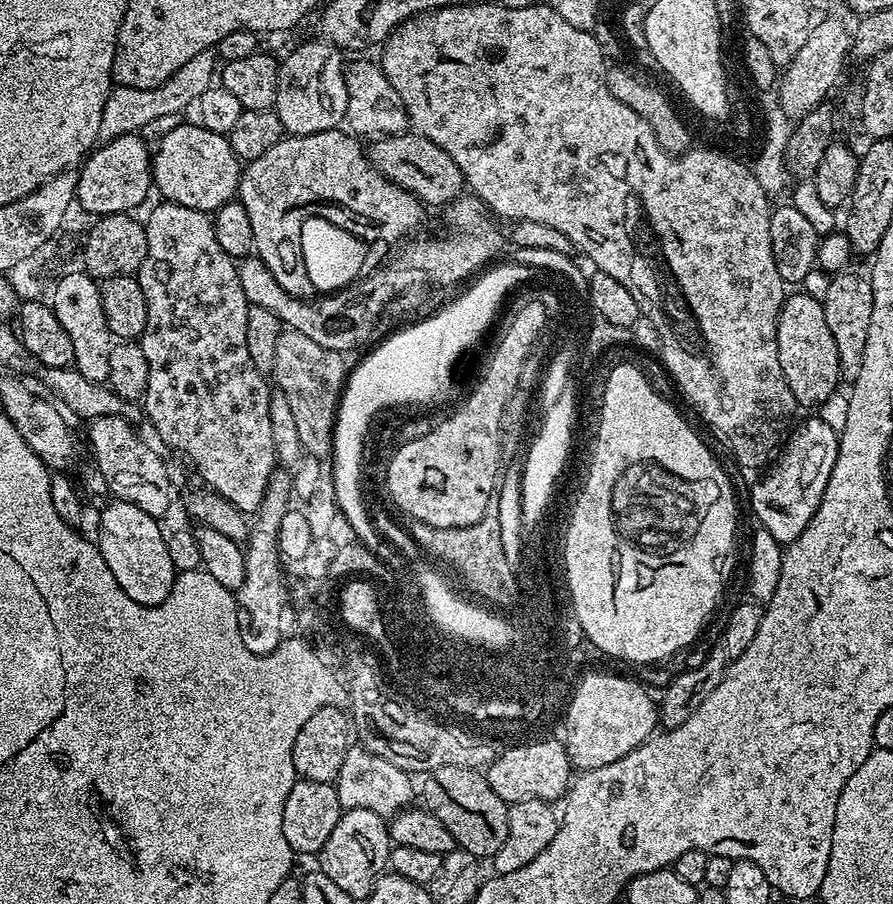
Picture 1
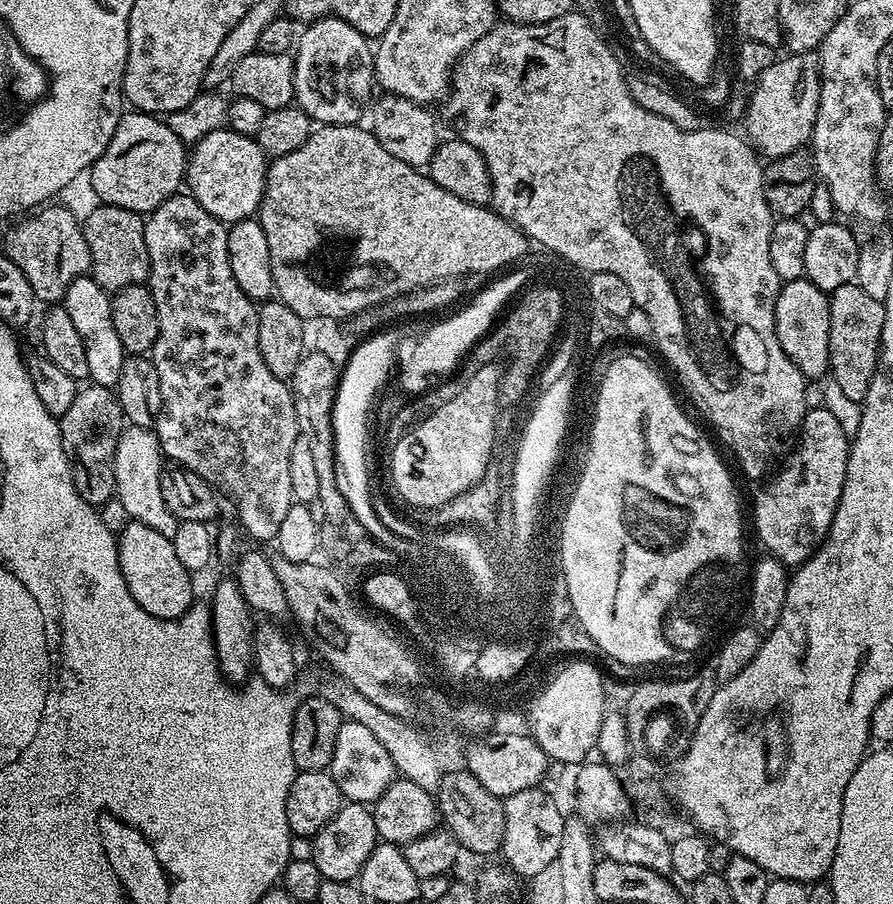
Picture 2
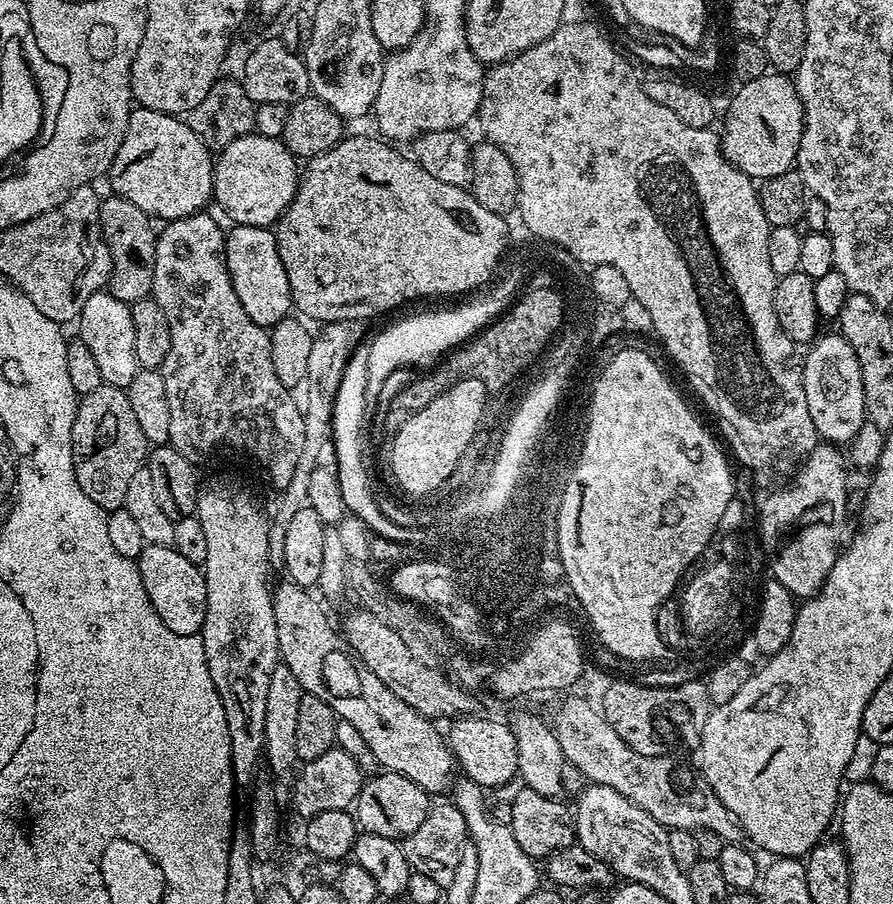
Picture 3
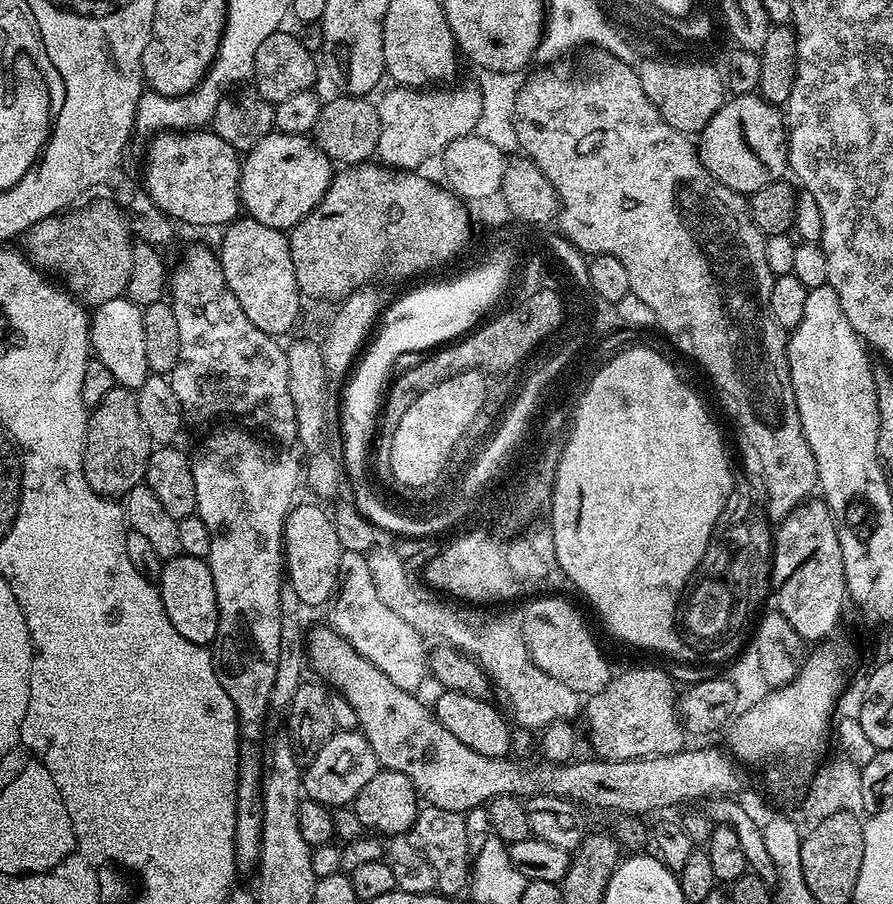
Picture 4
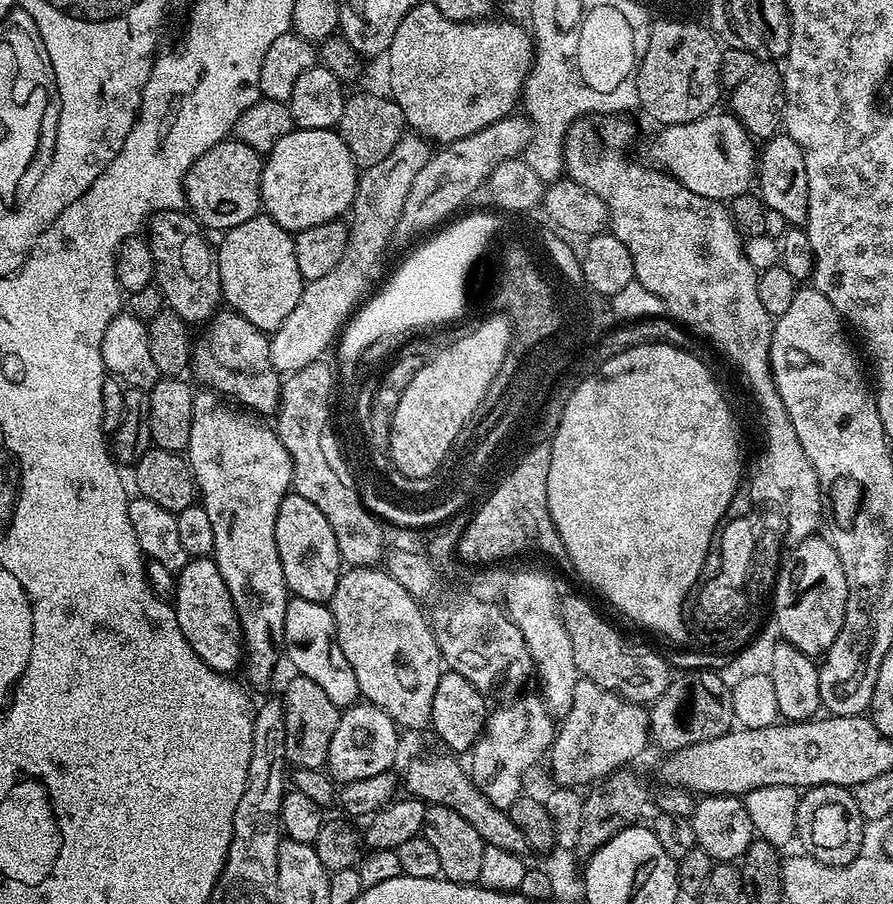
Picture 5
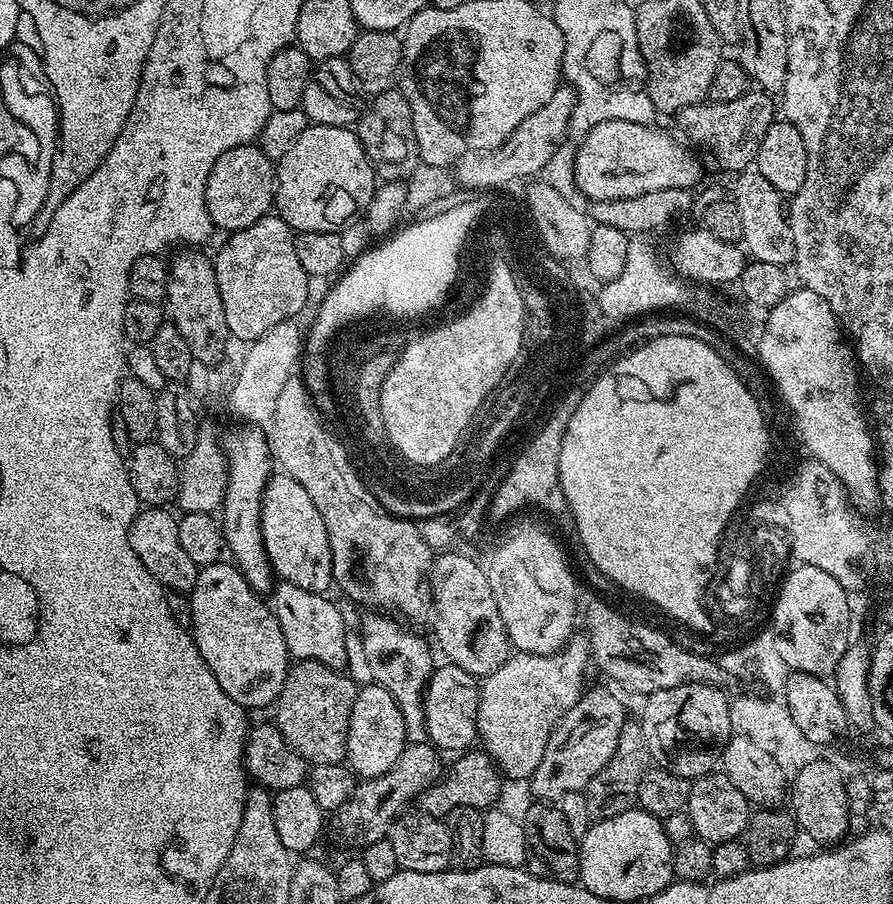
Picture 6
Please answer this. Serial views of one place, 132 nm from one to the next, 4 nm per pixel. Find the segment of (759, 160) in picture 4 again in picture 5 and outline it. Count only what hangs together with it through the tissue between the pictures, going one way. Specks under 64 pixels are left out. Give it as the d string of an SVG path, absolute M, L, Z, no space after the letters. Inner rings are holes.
M720 111L694 122L663 125L648 148L647 159L682 182L686 190L694 190L694 194L702 194L702 198L730 202L753 187L758 176L758 148L753 136L735 116Z

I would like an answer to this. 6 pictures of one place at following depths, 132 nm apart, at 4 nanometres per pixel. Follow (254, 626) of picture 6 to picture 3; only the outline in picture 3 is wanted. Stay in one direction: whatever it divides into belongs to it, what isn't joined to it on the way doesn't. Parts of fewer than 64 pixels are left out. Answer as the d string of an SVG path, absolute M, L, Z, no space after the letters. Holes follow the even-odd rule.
M145 544L135 561L142 574L142 586L146 586L150 606L154 606L158 618L162 618L174 634L197 635L204 627L208 597L201 565L182 558L182 554L178 554L170 544Z

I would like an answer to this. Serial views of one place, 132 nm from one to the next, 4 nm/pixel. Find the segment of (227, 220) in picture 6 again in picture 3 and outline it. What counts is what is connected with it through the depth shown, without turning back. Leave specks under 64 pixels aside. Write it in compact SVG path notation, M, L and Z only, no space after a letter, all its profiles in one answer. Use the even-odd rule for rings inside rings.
M136 106L130 114L122 146L118 146L118 154L114 154L114 162L108 169L107 179L112 180L111 191L115 195L126 198L126 202L134 202L134 206L138 206L138 210L142 210L147 216L167 222L205 211L213 203L213 163L213 153L202 142L202 138L198 138L198 134L190 130L187 119Z

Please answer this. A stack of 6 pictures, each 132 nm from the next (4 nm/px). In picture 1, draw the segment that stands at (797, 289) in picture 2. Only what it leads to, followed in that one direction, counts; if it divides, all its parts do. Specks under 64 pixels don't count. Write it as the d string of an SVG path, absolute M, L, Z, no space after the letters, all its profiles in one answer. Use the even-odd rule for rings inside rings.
M796 290L796 292L787 297L784 301L784 305L780 307L780 313L776 319L776 341L778 342L778 366L782 366L782 374L786 378L786 386L790 386L790 394L794 394L797 405L803 406L804 404L808 408L815 409L822 402L826 402L826 398L830 398L830 394L834 394L841 387L842 377L840 374L840 363L838 362L838 346L834 346L834 337L830 335L830 326L826 326L826 314L824 313L824 305L821 297L807 296L804 292L798 292L802 290Z

